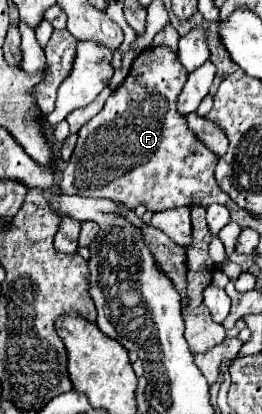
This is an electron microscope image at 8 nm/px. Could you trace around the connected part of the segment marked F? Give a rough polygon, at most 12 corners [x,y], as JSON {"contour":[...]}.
{"contour":[[145,48],[79,130],[65,194],[151,212],[213,202],[219,156]]}

